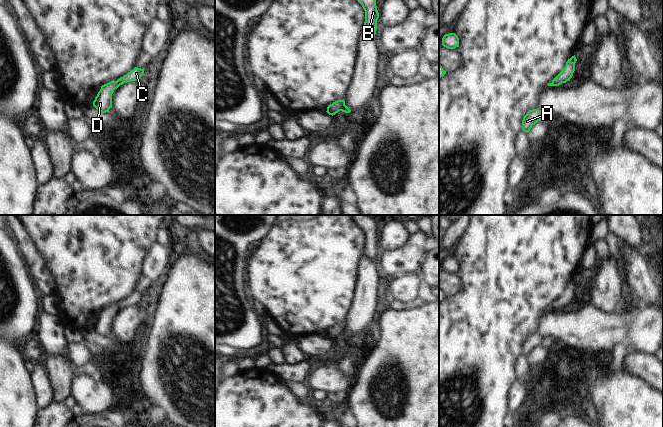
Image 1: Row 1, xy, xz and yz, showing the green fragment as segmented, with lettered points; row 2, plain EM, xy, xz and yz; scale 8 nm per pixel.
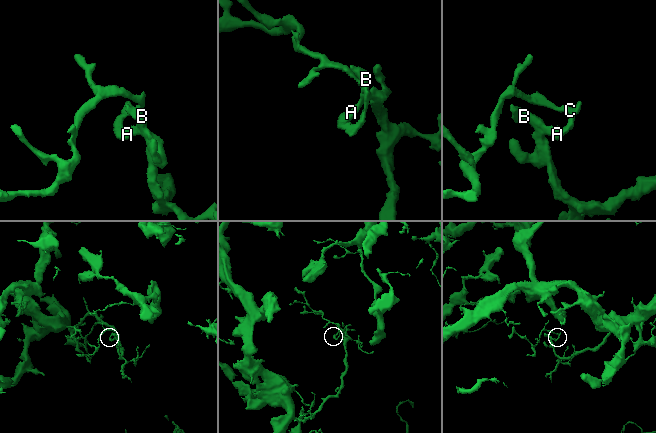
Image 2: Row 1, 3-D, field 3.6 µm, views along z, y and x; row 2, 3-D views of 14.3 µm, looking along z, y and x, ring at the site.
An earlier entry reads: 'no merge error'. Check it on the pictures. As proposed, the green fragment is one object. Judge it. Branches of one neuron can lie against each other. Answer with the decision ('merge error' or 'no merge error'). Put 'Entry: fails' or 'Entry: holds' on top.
Entry: fails
merge error

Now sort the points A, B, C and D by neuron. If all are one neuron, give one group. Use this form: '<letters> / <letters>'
A B D / C

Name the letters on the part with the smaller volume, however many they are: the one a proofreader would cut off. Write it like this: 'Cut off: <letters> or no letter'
Cut off: C

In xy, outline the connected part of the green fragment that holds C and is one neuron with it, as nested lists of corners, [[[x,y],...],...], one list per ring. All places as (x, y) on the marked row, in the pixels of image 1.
[[[135,67],[132,71],[128,72],[126,75],[121,77],[120,79],[117,80],[117,82],[122,85],[127,82],[131,81],[139,81],[144,73],[144,68],[138,68]]]

